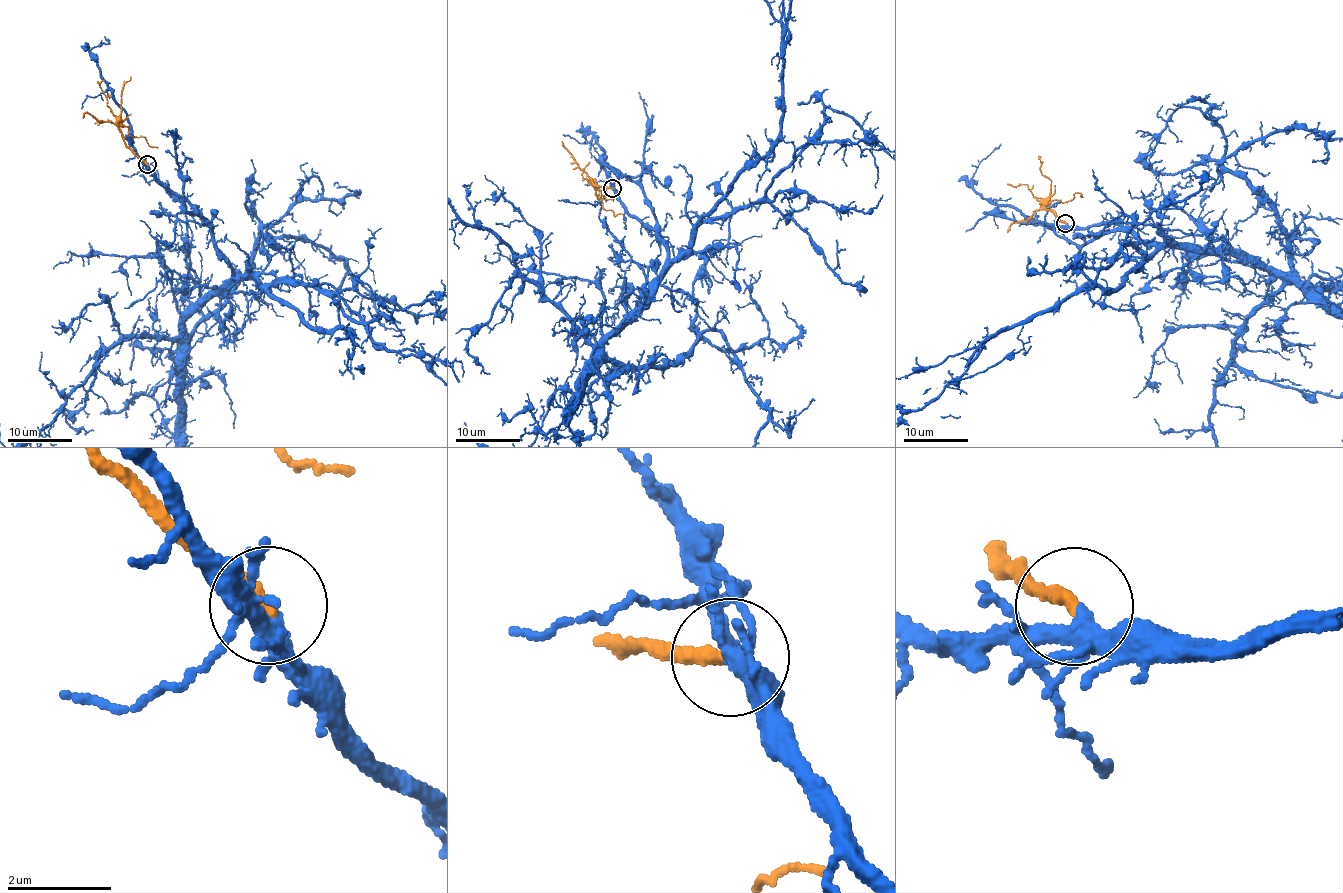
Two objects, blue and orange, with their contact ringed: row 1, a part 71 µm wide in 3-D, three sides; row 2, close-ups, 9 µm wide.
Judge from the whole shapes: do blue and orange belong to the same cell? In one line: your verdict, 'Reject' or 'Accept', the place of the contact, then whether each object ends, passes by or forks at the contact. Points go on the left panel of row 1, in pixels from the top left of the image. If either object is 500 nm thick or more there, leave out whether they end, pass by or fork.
Accept. Place: (147, 164). At the ring blue forks. At the ring orange ends

